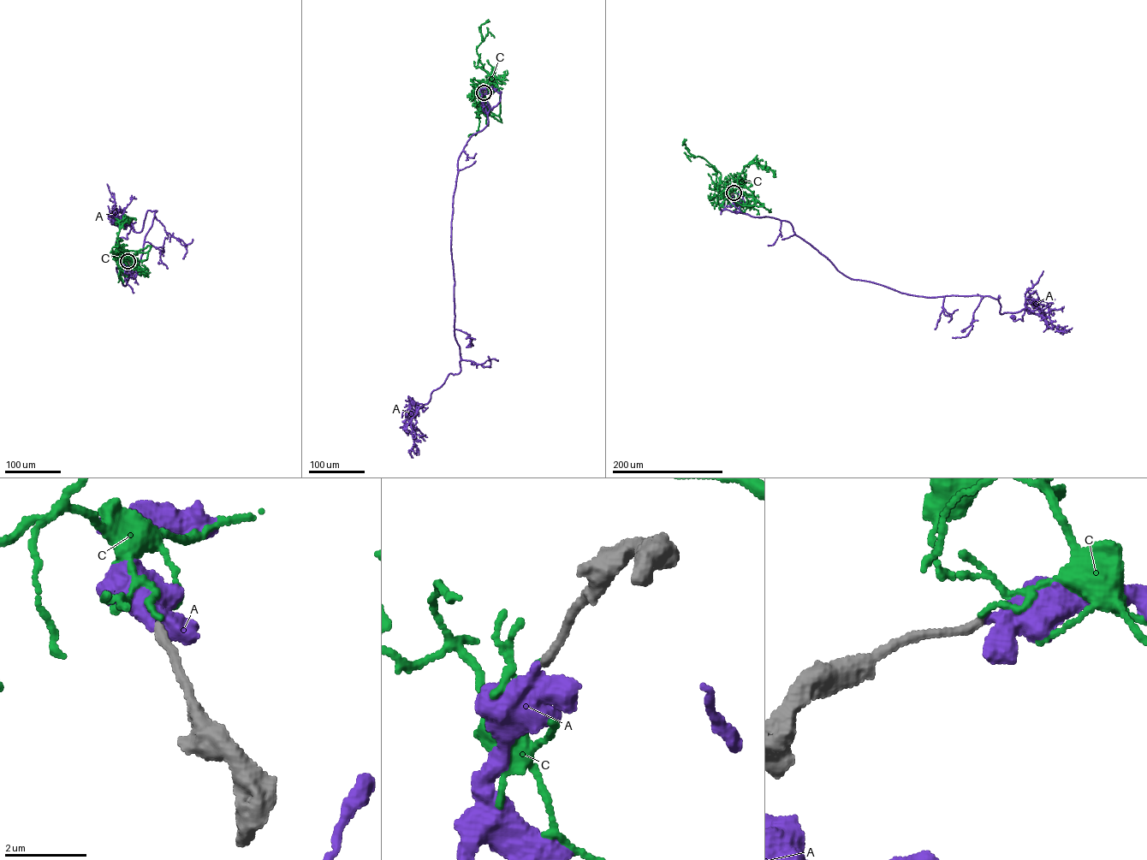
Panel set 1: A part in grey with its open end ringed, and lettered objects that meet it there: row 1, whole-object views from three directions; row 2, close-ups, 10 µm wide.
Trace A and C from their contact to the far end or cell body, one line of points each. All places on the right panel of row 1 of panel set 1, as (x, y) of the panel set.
A: (733, 192), (851, 278), (999, 295), (1001, 314), (1025, 309), (1013, 316)
C: (733, 192), (734, 189), (720, 185), (721, 174), (714, 166), (703, 157), (690, 153), (682, 144), (686, 139)

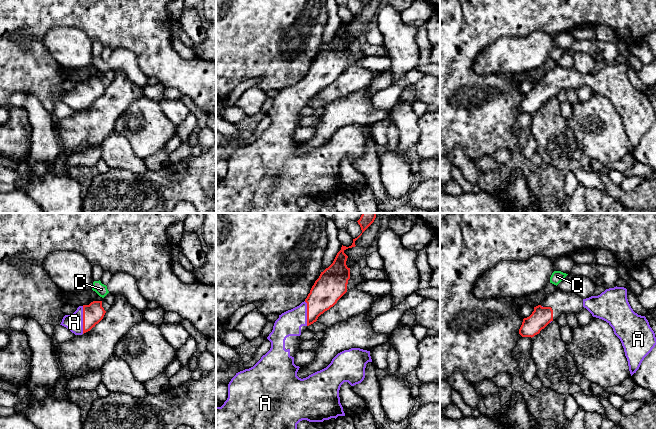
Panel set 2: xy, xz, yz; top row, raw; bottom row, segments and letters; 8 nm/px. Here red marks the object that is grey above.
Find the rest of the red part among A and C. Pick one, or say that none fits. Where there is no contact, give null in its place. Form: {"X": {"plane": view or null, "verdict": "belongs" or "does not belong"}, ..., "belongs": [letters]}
{"A": {"plane": "xy", "verdict": "belongs"}, "C": {"plane": null, "verdict": "does not belong"}, "belongs": ["A"]}

